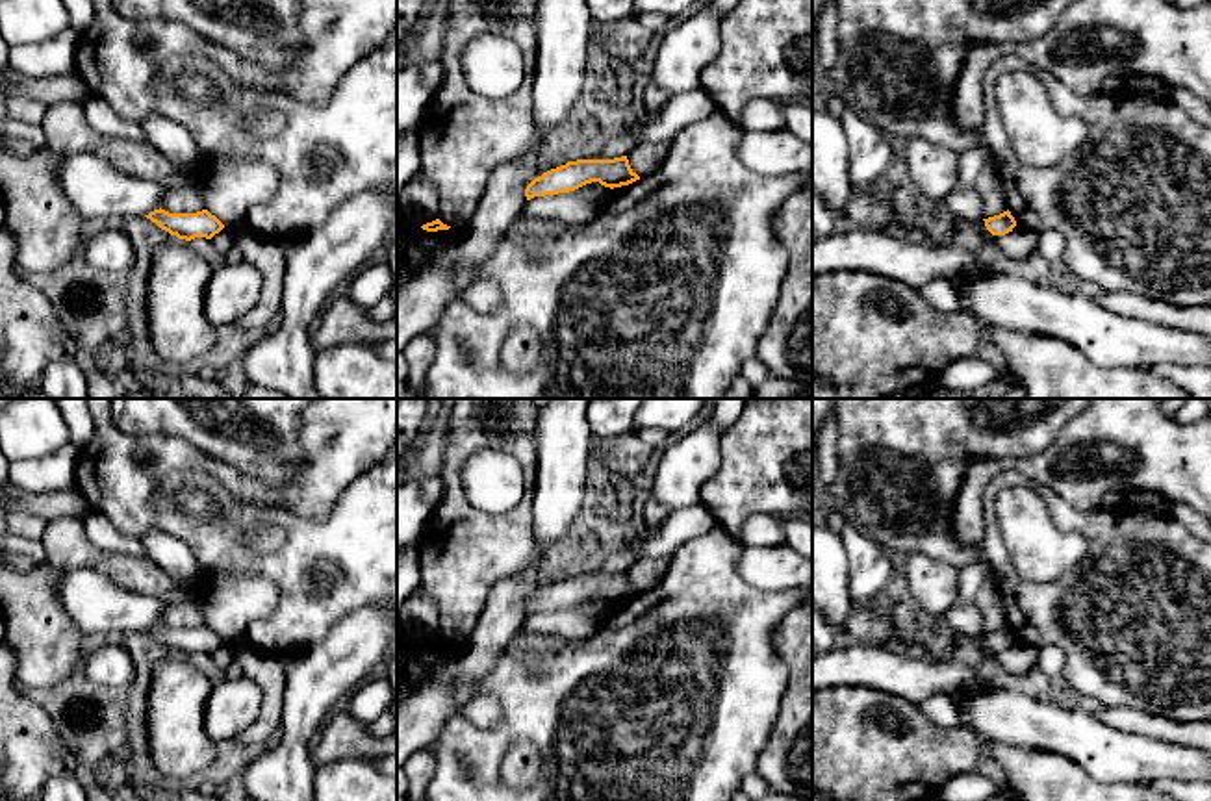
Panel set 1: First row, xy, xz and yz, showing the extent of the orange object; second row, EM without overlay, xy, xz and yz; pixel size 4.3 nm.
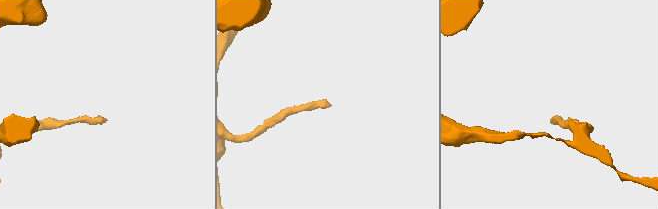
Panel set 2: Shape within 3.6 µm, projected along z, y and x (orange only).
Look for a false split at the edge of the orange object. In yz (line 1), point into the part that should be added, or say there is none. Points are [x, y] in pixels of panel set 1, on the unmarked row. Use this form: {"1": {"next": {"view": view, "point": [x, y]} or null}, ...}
{"1": {"next": null}}

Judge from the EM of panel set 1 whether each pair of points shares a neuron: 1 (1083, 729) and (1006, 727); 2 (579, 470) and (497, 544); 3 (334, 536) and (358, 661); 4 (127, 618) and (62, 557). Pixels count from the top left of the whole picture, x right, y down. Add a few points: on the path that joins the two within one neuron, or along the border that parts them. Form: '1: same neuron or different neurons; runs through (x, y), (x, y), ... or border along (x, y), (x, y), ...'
1: same neuron; runs through (1065, 729), (1024, 727)
2: different neurons; border along (536, 470), (533, 484), (533, 536), (542, 555)
3: different neurons; border along (377, 607), (349, 610), (318, 640)
4: different neurons; border along (115, 586), (97, 572), (75, 568), (56, 590)

